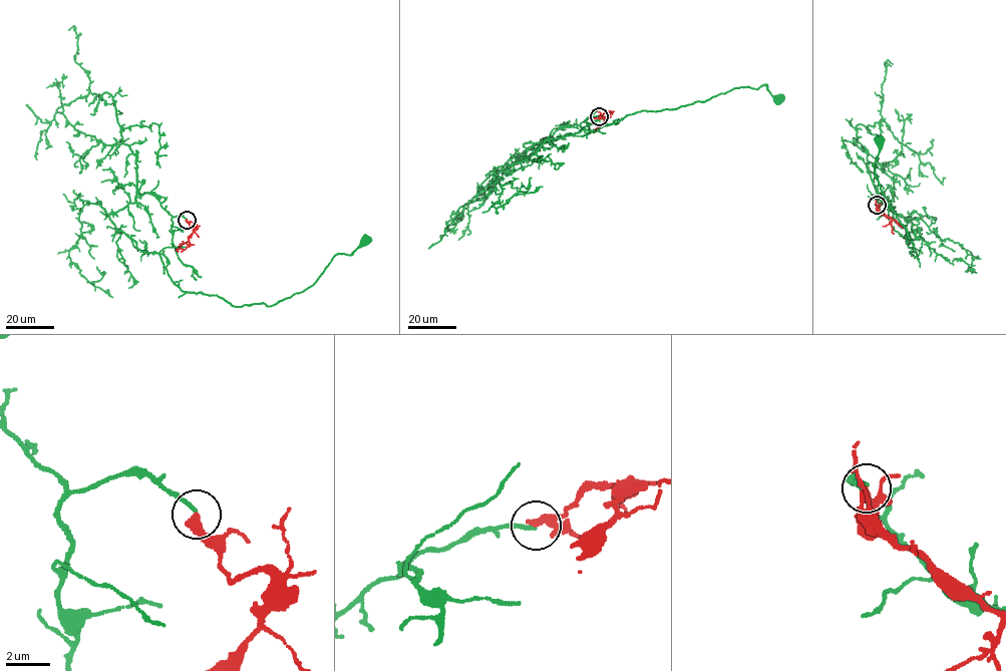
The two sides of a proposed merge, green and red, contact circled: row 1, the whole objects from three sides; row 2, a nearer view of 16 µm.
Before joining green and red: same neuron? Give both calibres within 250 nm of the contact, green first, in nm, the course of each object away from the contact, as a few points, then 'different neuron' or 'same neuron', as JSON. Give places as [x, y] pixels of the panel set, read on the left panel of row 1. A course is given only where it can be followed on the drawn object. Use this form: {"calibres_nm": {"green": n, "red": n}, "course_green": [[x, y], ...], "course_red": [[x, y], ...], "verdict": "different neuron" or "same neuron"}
{"calibres_nm": {"green": 170, "red": 280}, "course_green": [[187, 219], [149, 192], [109, 216], [137, 248], [159, 255], [182, 290], [238, 306], [303, 292], [364, 240]], "course_red": [[187, 220], [190, 227], [195, 227], [189, 240], [190, 245], [179, 252]], "verdict": "different neuron"}

